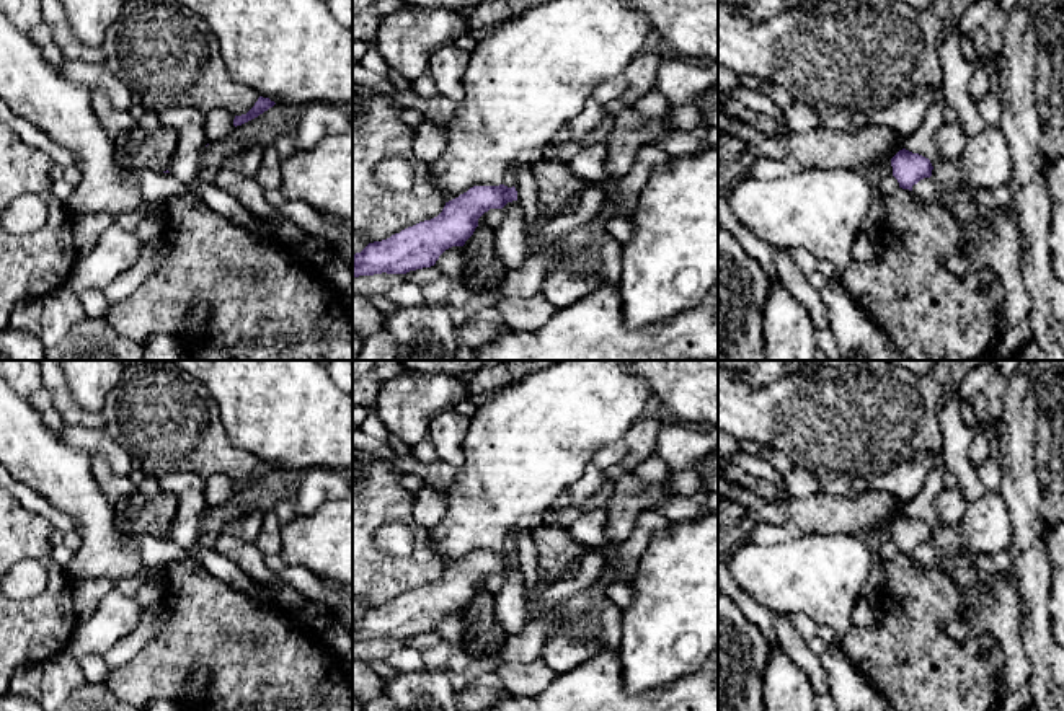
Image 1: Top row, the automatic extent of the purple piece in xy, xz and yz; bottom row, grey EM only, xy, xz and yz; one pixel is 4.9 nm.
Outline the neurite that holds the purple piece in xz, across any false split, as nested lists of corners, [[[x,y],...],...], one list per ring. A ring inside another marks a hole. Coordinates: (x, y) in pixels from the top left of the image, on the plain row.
[[[473,551],[446,567],[437,582],[408,592],[387,605],[369,608],[361,618],[352,620],[352,643],[406,639],[431,633],[446,615],[465,610],[485,577],[503,574],[512,566],[517,566],[514,551]]]

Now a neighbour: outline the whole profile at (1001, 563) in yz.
[[[1009,551],[979,553],[966,561],[978,574],[1005,576],[1010,584],[1018,585],[1018,572]]]

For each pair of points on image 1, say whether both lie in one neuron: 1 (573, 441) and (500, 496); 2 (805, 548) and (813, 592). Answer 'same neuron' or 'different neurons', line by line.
1: same neuron
2: same neuron

